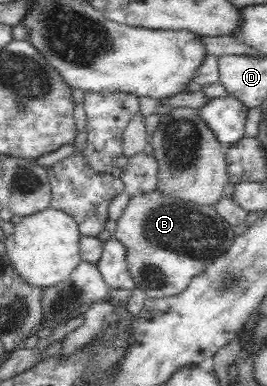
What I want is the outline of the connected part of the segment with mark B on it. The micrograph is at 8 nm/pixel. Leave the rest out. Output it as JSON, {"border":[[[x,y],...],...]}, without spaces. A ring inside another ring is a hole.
{"border":[[[153,190],[129,199],[123,215],[117,220],[114,238],[127,249],[127,269],[136,288],[143,290],[148,299],[155,299],[185,291],[195,276],[229,250],[235,240],[235,233],[233,227],[219,217],[213,206],[184,204],[172,196]]]}

